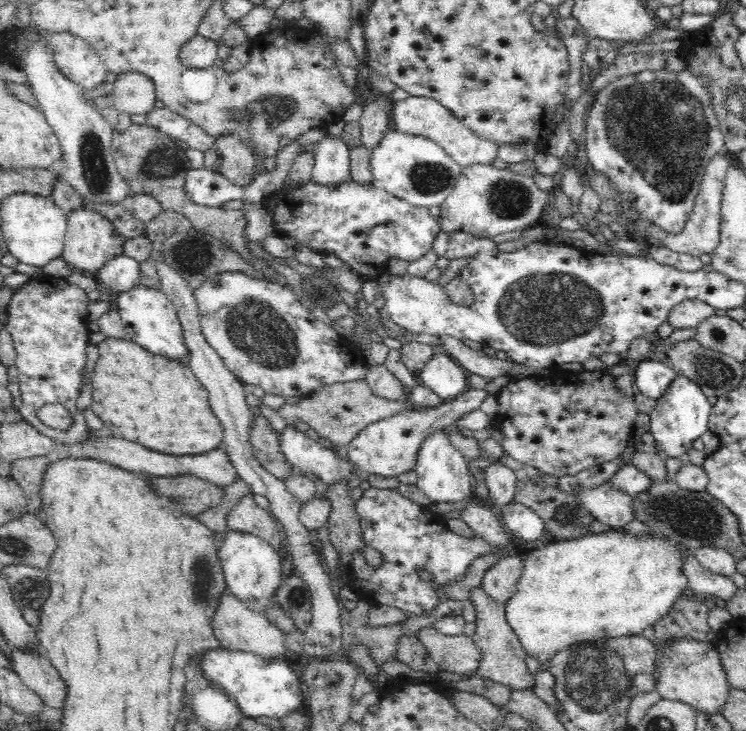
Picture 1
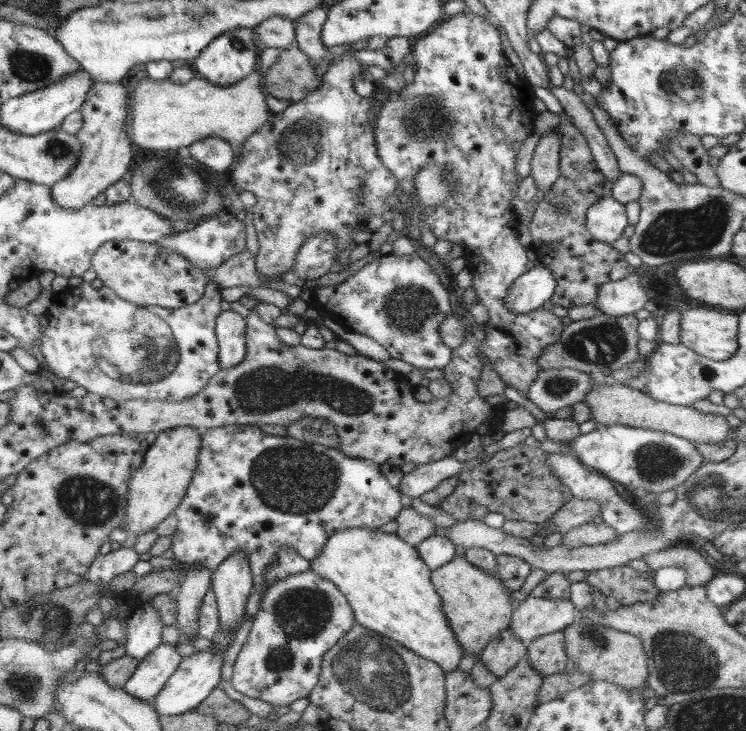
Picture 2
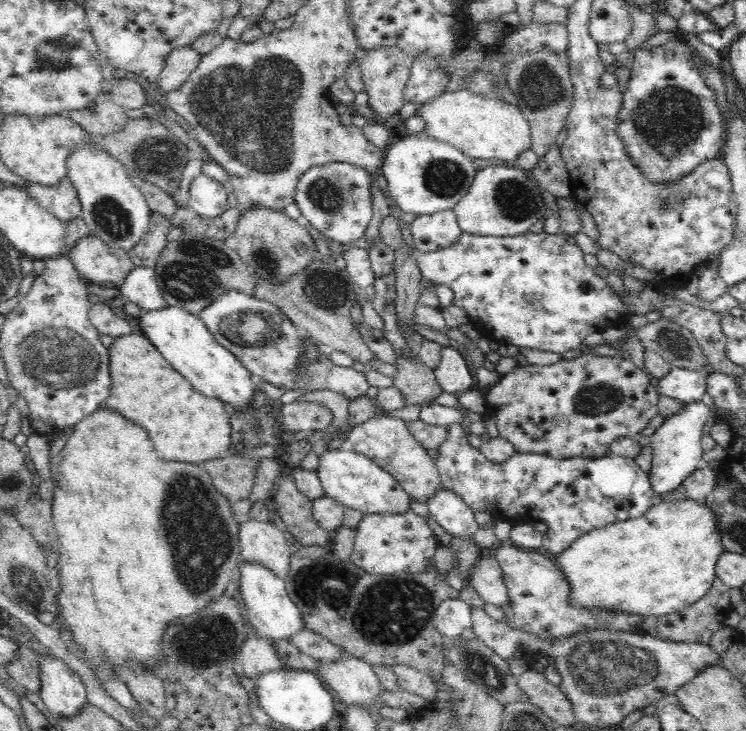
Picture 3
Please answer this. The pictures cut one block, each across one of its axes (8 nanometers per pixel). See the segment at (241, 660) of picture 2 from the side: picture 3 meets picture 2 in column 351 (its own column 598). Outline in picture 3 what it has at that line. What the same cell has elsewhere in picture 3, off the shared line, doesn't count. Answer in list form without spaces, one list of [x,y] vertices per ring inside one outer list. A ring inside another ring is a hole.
[[[498,542],[494,548],[490,548],[486,554],[490,554],[490,556],[494,556],[498,562],[500,562],[500,566],[502,566],[502,570],[504,570],[504,580],[506,580],[506,586],[508,586],[508,594],[510,594],[510,604],[506,606],[506,620],[510,618],[510,624],[508,626],[512,626],[512,628],[518,628],[518,630],[524,630],[524,632],[532,632],[532,634],[538,634],[540,638],[552,638],[552,640],[556,640],[556,638],[564,638],[564,636],[570,636],[570,634],[574,634],[574,632],[578,632],[578,630],[584,630],[584,628],[594,628],[594,626],[610,626],[610,628],[614,628],[614,630],[622,630],[622,632],[642,632],[642,634],[646,634],[644,630],[642,630],[642,620],[644,620],[644,616],[638,616],[638,614],[606,614],[606,612],[602,612],[602,610],[598,610],[598,608],[594,608],[594,610],[578,610],[578,608],[574,608],[574,606],[568,606],[568,596],[570,596],[570,582],[566,580],[566,576],[562,574],[562,570],[560,570],[560,566],[558,564],[554,564],[552,562],[552,558],[550,558],[550,554],[546,554],[546,552],[540,552],[540,550],[522,550],[522,548],[518,548],[518,546],[510,546],[510,542]]]

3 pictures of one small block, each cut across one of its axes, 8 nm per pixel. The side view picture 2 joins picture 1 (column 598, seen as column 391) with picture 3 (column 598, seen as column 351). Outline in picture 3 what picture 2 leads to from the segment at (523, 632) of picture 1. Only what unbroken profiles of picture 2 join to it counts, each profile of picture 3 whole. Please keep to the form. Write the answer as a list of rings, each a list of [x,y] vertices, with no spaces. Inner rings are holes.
[[[678,500],[662,504],[656,502],[640,518],[590,530],[562,554],[550,556],[570,582],[570,596],[566,600],[568,606],[574,606],[578,610],[598,608],[606,614],[638,614],[644,618],[660,618],[696,604],[712,590],[712,584],[716,580],[716,562],[720,554],[724,554],[724,544],[720,542],[714,520],[716,516],[706,504],[694,500]]]

